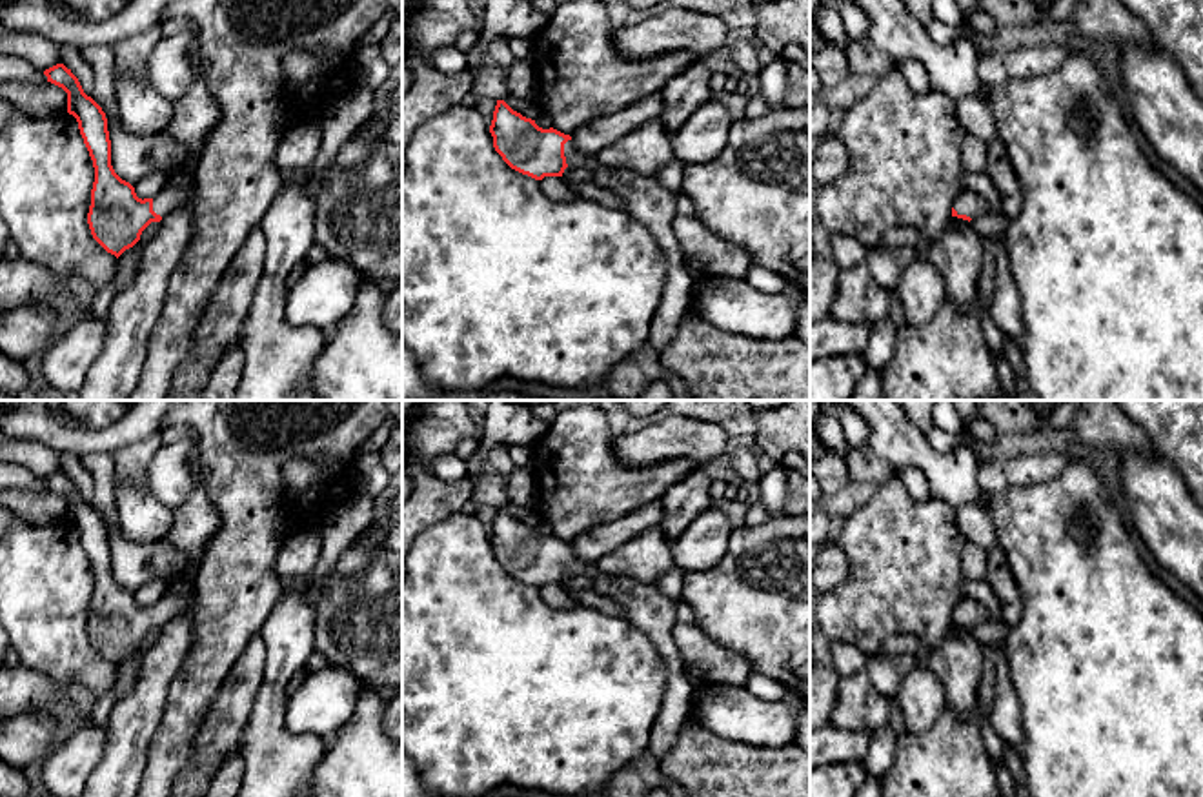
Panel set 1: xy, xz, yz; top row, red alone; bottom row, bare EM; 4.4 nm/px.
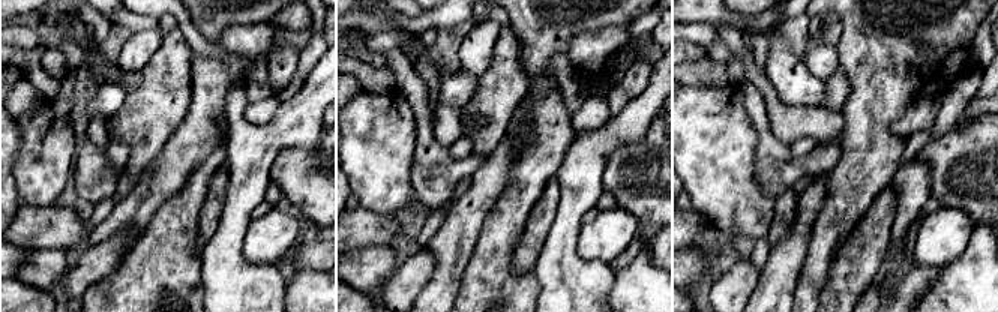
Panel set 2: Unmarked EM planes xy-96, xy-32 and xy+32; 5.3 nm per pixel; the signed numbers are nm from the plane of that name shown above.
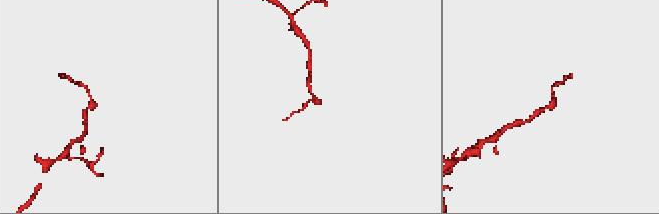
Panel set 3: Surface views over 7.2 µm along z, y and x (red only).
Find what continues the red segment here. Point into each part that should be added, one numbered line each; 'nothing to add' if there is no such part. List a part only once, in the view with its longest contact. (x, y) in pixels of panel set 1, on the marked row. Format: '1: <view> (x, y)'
1: xz (645, 197)

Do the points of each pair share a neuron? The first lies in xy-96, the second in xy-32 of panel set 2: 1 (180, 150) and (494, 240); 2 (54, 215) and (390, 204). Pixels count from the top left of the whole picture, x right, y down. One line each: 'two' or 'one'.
1: two
2: two

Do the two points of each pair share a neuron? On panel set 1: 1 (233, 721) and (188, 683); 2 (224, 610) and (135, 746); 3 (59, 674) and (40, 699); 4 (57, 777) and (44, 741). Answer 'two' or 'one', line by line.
1: two
2: two
3: two
4: two

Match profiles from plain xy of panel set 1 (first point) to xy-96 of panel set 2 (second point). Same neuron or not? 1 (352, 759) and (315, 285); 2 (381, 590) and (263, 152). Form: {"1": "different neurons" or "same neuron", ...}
{"1": "same neuron", "2": "different neurons"}

